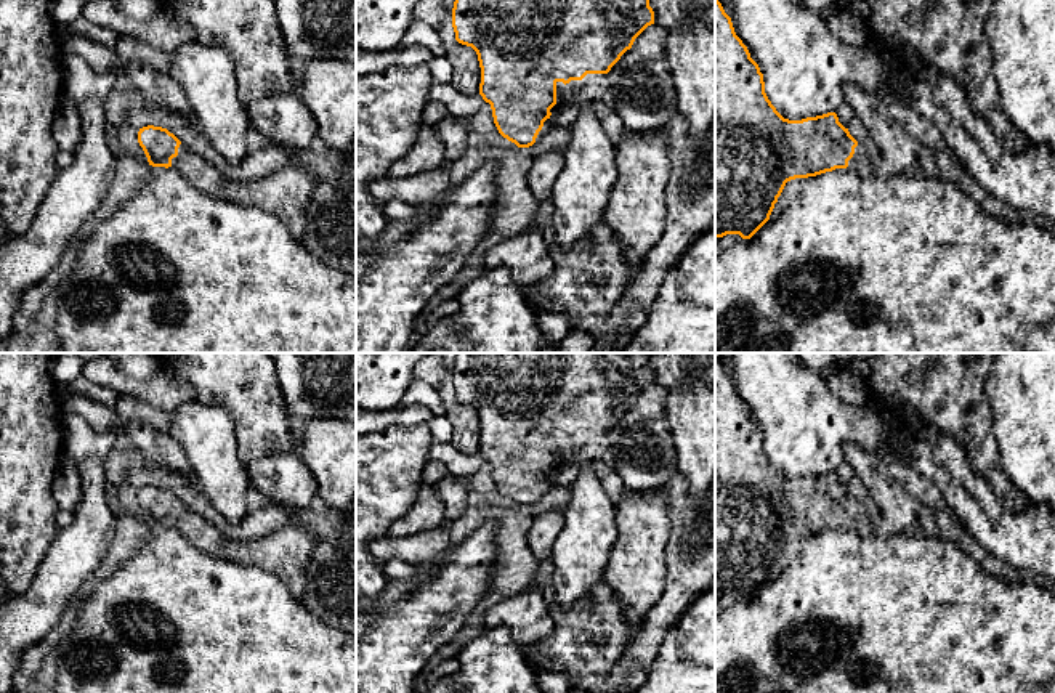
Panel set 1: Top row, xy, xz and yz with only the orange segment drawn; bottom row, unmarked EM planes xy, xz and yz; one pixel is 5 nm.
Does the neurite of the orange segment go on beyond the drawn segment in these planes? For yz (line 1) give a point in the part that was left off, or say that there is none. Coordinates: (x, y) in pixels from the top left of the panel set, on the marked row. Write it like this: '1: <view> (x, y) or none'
1: yz (860, 162)

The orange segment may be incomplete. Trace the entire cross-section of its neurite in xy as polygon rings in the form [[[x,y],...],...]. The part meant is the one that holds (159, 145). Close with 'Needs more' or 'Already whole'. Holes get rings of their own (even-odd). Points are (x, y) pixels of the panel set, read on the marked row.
[[[154,125],[139,128],[138,143],[149,165],[175,168],[208,196],[263,209],[276,215],[297,241],[303,241],[306,207],[314,189],[308,170],[289,165],[257,181],[231,181],[167,128]]]. Needs more

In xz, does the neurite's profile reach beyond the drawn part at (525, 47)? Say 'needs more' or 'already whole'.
needs more

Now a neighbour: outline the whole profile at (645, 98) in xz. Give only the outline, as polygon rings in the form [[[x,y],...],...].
[[[648,26],[608,72],[614,111],[633,133],[673,127],[677,90],[667,64],[669,30]]]

